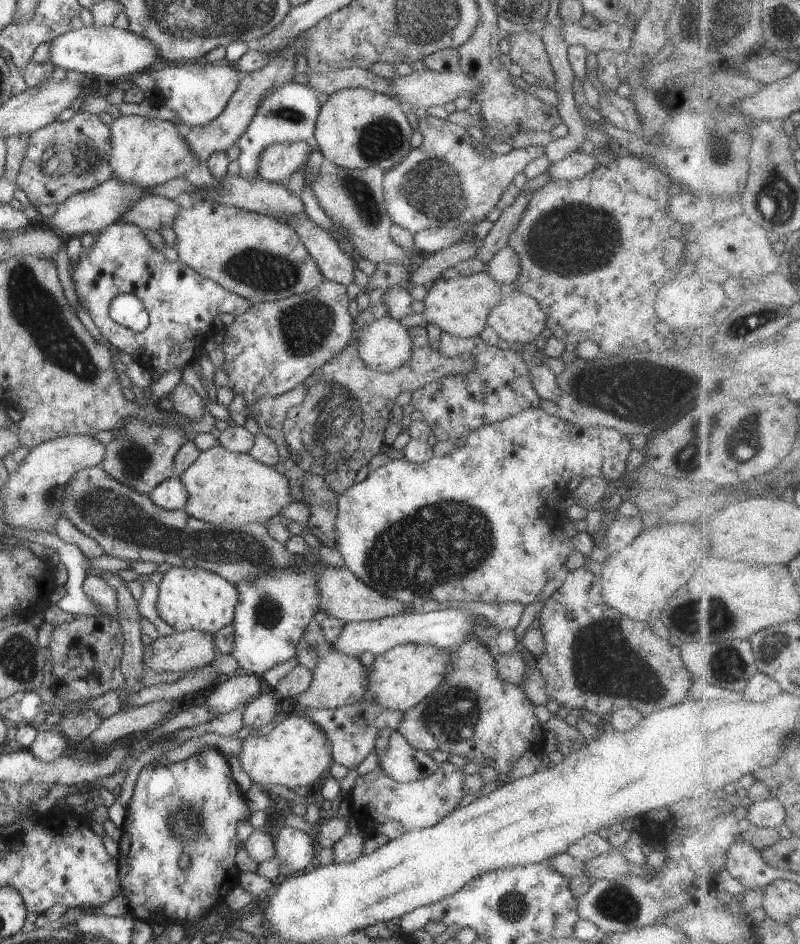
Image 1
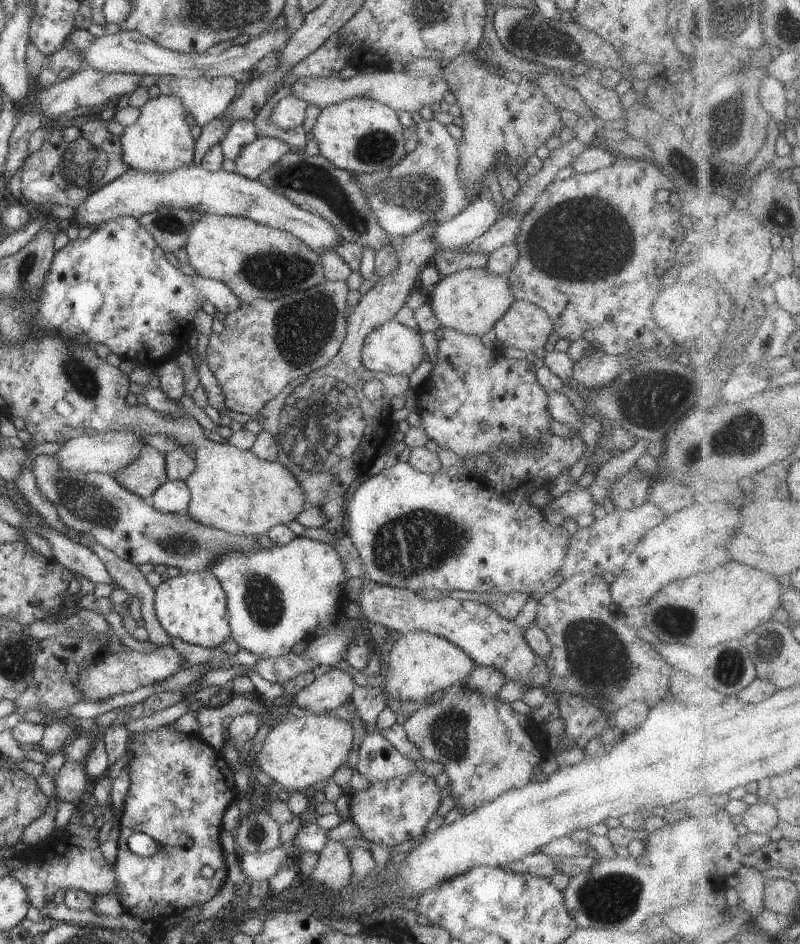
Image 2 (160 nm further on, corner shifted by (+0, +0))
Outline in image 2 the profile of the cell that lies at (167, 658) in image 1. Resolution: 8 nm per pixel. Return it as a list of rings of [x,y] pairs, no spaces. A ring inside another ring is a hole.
[[[156,646],[150,653],[123,650],[107,653],[103,660],[91,664],[81,670],[81,678],[73,682],[77,690],[81,690],[81,697],[86,701],[101,701],[115,695],[130,693],[146,685],[159,683],[165,678],[175,674],[187,661],[171,646]]]

